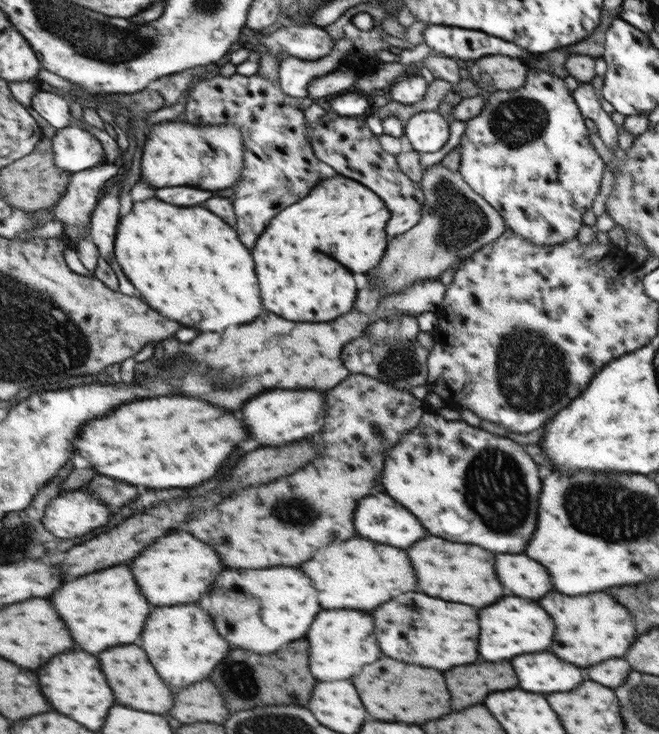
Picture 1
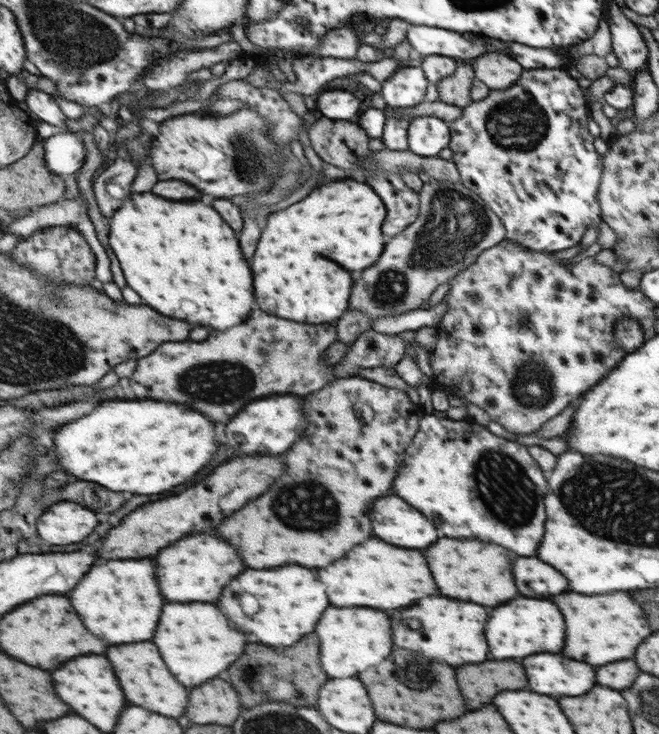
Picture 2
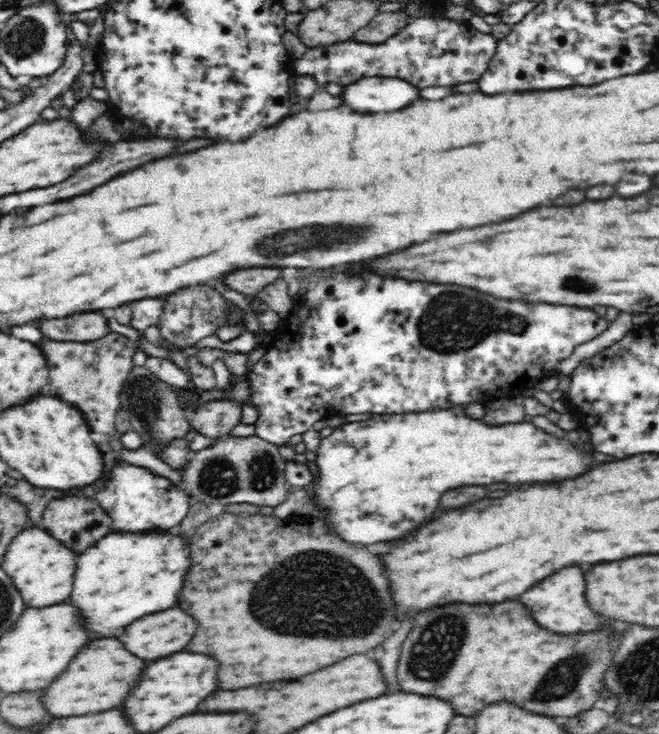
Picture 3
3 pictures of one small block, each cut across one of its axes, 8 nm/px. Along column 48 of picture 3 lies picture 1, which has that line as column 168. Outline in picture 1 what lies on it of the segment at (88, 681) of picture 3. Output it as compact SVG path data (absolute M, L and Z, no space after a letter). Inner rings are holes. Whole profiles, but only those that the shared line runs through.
M115 646L99 654L105 674L109 674L109 684L117 690L117 702L123 706L133 706L137 710L149 710L153 714L171 712L175 706L173 690L163 682L151 664L147 652L141 646Z

